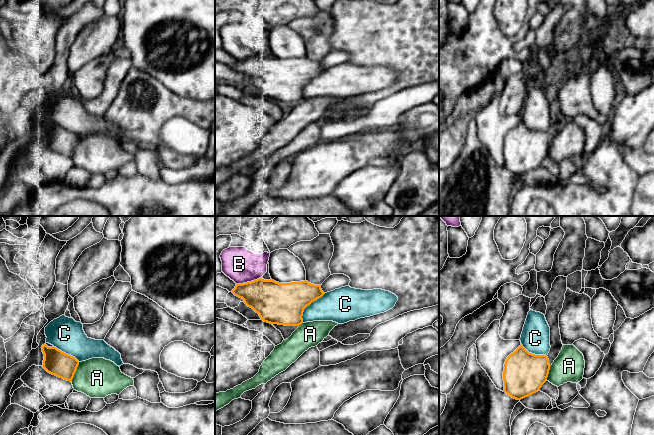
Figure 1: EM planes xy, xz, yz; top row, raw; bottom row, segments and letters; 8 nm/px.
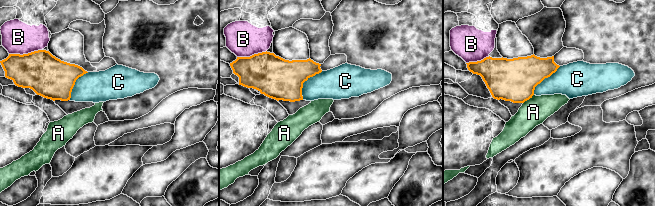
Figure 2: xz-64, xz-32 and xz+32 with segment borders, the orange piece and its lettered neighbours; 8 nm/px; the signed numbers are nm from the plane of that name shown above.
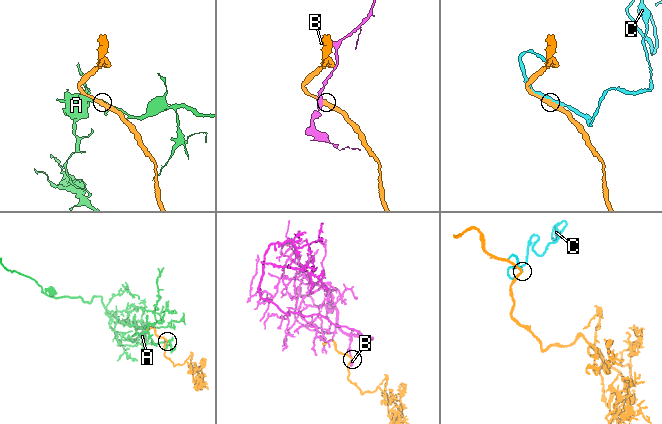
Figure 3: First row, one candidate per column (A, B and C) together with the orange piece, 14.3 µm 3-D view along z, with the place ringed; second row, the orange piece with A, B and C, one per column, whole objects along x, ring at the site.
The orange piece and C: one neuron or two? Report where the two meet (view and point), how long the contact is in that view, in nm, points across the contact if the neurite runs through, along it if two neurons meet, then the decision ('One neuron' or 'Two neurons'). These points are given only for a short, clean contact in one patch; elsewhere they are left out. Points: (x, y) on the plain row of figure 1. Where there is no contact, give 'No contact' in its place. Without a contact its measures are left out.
Touches orange at xz (308, 81). Shared border 300 nm. One neuron

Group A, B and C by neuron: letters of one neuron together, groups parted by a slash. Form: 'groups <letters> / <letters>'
groups A / B / C

